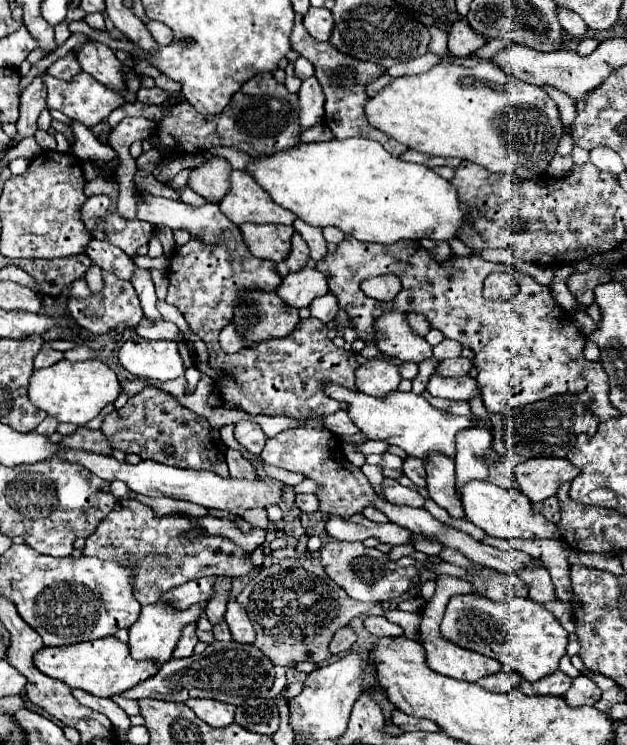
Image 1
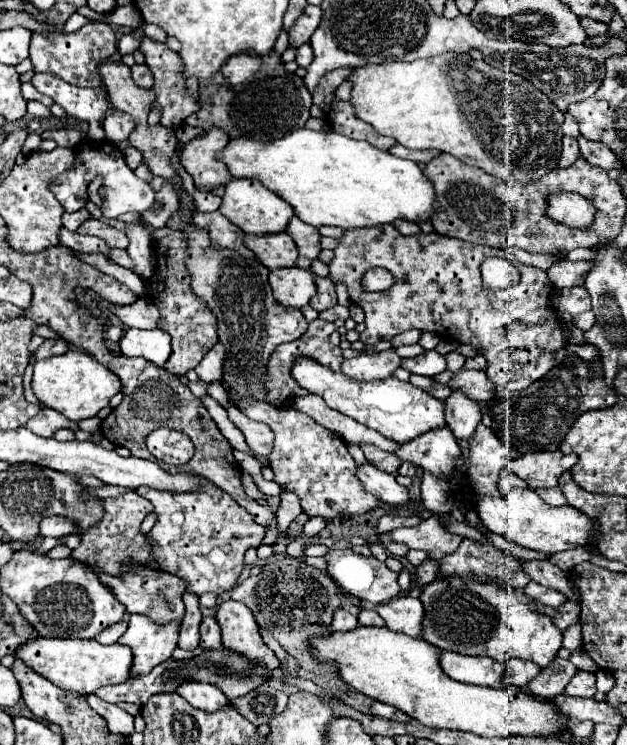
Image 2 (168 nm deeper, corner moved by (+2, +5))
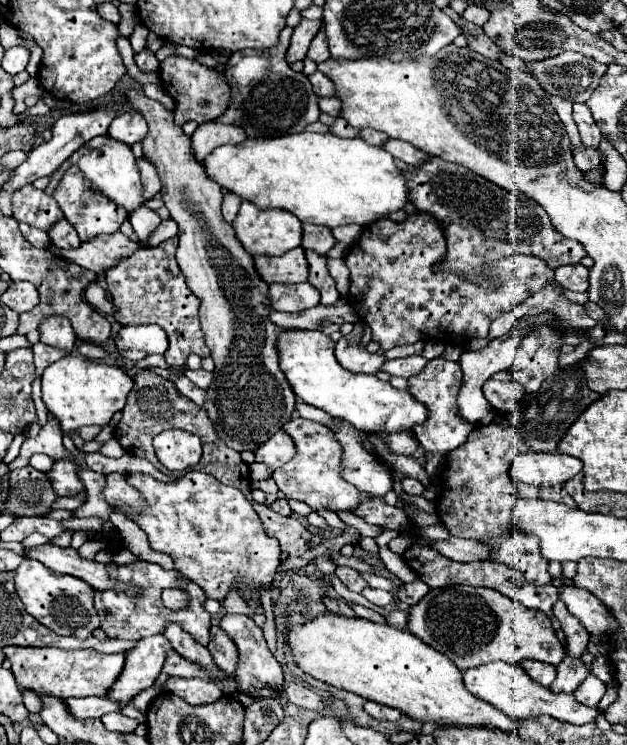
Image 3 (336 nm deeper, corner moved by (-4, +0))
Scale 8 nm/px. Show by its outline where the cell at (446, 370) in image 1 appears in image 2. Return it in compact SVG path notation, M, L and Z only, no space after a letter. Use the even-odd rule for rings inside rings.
M429 350L415 358L401 358L401 368L405 368L407 372L413 372L413 374L433 378L433 376L441 374L447 368L447 364L441 354L437 354L435 350Z

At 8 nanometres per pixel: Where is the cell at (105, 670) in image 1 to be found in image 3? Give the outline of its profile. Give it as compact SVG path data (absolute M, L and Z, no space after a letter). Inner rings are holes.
M5 647L5 655L11 663L11 671L19 683L19 689L33 689L37 695L55 695L59 699L107 695L111 685L123 671L125 655L105 655L95 649L43 649L43 647Z

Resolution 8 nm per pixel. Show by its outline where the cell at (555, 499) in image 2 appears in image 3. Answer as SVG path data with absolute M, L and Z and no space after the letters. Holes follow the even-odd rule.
M563 485L541 489L541 491L539 491L539 497L541 497L541 499L549 499L549 501L559 501L559 503L565 503L565 505L569 505L569 507L577 507L575 501L573 501L573 497L563 489Z

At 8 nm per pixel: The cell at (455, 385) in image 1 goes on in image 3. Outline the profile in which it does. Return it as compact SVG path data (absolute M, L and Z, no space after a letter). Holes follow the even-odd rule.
M489 379L483 385L483 395L491 403L493 409L507 413L507 411L515 411L519 399L523 397L523 389L515 381L503 383L503 381Z

